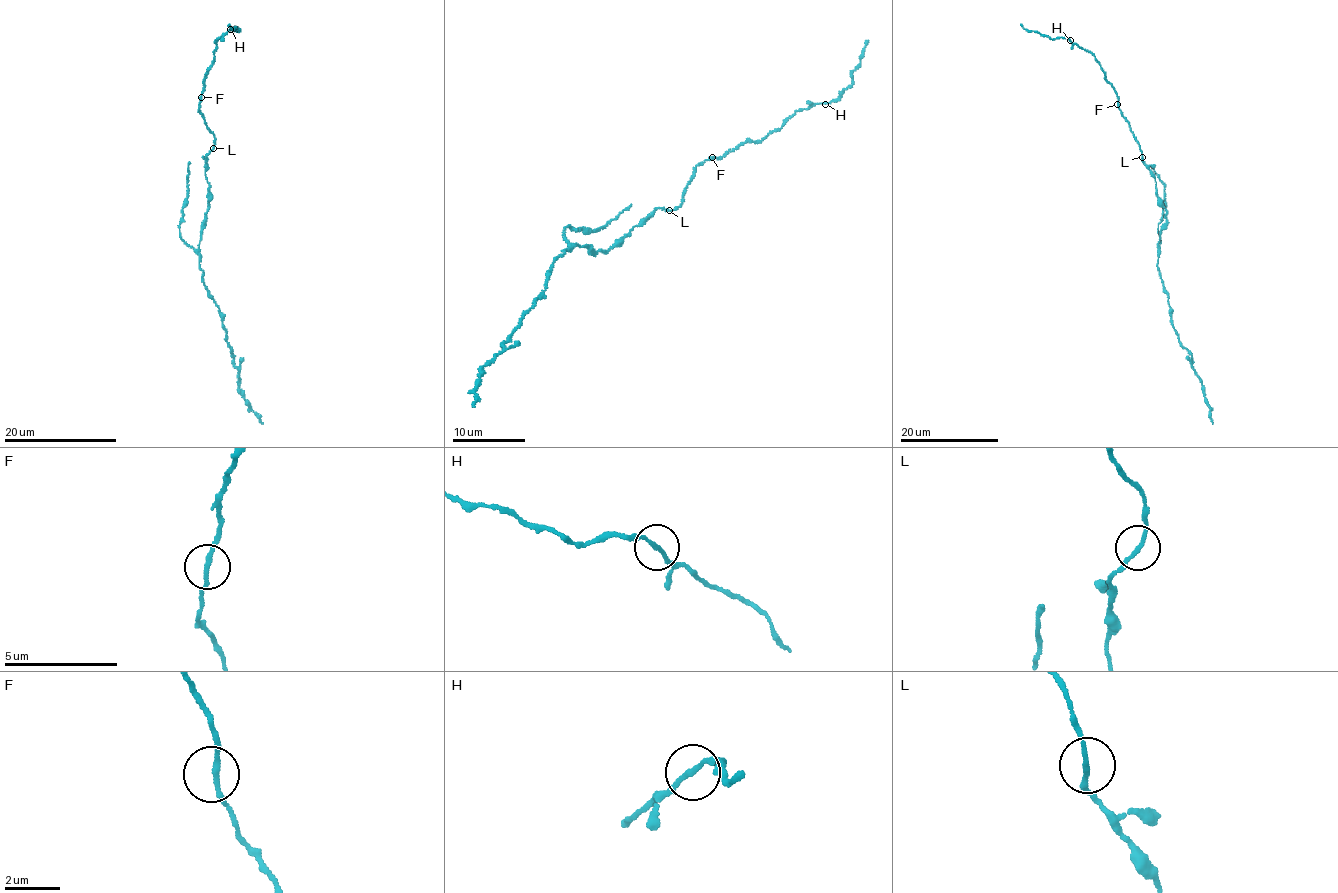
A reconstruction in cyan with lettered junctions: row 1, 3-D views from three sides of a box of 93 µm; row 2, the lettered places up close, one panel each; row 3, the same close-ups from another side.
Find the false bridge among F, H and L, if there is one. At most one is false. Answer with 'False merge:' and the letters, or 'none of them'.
False merge: none of them

